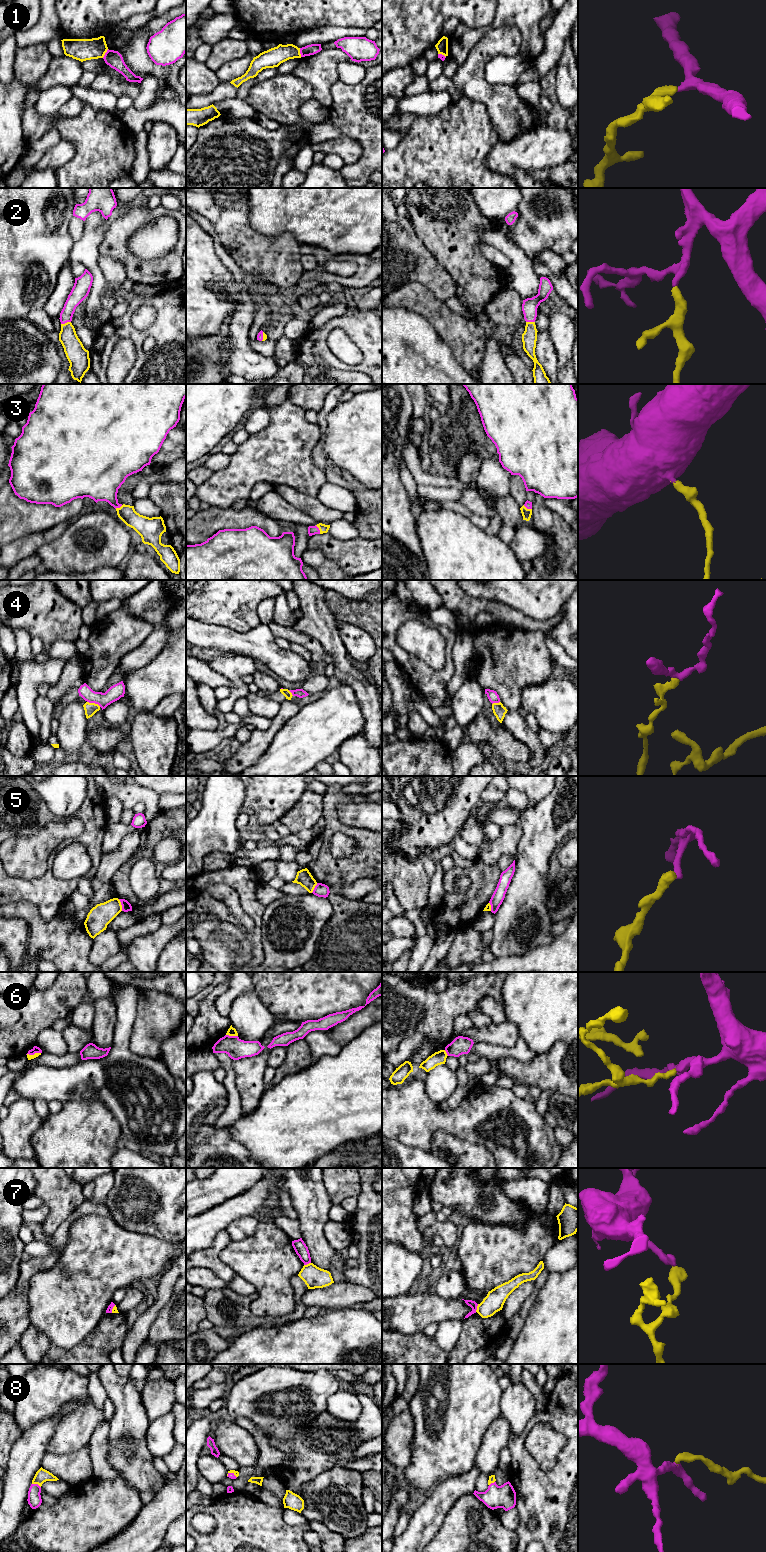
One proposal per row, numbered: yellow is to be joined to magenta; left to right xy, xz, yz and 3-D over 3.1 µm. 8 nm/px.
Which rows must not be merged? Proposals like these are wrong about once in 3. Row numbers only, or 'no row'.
1, 4, 5, 6, 7

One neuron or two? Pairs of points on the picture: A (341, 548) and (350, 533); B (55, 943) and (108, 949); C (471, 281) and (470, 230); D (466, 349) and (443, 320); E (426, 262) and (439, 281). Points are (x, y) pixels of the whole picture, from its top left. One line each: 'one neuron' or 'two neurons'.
A: two neurons
B: two neurons
C: one neuron
D: one neuron
E: one neuron

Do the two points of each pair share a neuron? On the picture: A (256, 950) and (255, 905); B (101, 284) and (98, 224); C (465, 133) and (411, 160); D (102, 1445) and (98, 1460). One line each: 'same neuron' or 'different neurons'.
A: same neuron
B: same neuron
C: same neuron
D: same neuron

